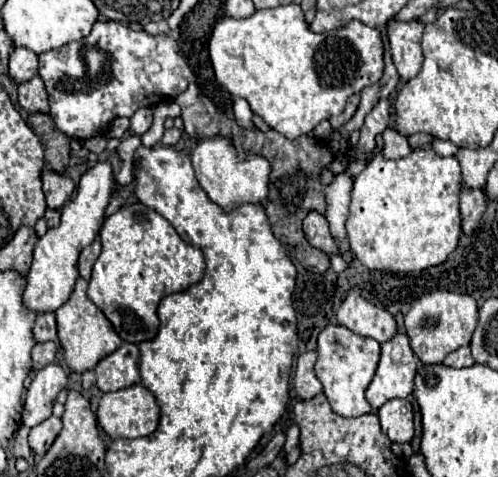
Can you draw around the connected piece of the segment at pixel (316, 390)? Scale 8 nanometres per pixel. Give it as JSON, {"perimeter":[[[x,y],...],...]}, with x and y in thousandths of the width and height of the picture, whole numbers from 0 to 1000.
{"perimeter":[[[633,736],[604,740],[596,753],[588,811],[604,836],[629,836],[633,828],[641,828],[649,820],[649,807],[641,803],[641,795],[633,790],[633,778],[629,778],[633,753],[637,753]]]}

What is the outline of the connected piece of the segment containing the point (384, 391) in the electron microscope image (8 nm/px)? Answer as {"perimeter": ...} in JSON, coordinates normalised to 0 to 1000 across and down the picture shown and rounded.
{"perimeter":[[[797,698],[785,715],[765,723],[765,757],[757,782],[733,820],[733,836],[741,841],[749,862],[757,862],[781,836],[813,836],[829,820],[833,782],[837,782],[837,748],[821,723],[821,711],[813,698]]]}

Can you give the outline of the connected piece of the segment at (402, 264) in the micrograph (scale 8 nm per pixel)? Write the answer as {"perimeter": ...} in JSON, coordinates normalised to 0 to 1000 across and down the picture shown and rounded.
{"perimeter":[[[865,308],[833,312],[825,325],[805,333],[769,333],[769,325],[757,321],[757,329],[713,371],[701,455],[693,468],[709,535],[737,564],[753,568],[821,572],[886,556],[902,539],[902,530],[910,530],[910,522],[922,514],[926,497],[922,392],[926,354],[918,333],[882,329]]]}

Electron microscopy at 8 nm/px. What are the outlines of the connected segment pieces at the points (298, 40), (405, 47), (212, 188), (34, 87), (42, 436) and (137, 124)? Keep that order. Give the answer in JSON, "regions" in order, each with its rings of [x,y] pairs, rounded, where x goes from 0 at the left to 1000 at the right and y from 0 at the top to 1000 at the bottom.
{"regions":[[[[600,10],[512,23],[496,40],[444,40],[420,82],[420,124],[436,174],[500,216],[544,270],[576,291],[629,275],[649,249],[681,241],[709,195],[757,174],[769,157],[765,65],[725,44],[689,61],[629,69]]],[[[833,40],[821,48],[809,44],[781,44],[773,52],[773,73],[781,82],[781,107],[789,119],[789,132],[801,149],[801,161],[809,170],[829,166],[849,132],[849,107],[845,107],[845,73],[853,52]]],[[[452,287],[408,291],[384,321],[384,338],[404,396],[448,442],[468,442],[488,426],[528,426],[536,417],[540,342],[528,329],[512,329],[512,325],[496,333],[476,333],[472,308]]],[[[66,161],[62,170],[38,178],[38,220],[58,237],[94,237],[94,191],[82,161]]],[[[98,874],[86,887],[62,895],[58,904],[58,937],[66,941],[66,950],[74,954],[90,954],[98,945],[98,937],[106,933],[110,916],[122,904],[122,878],[118,874]]],[[[283,224],[267,237],[263,245],[263,275],[271,283],[287,283],[307,258],[307,229],[303,224]]]]}

